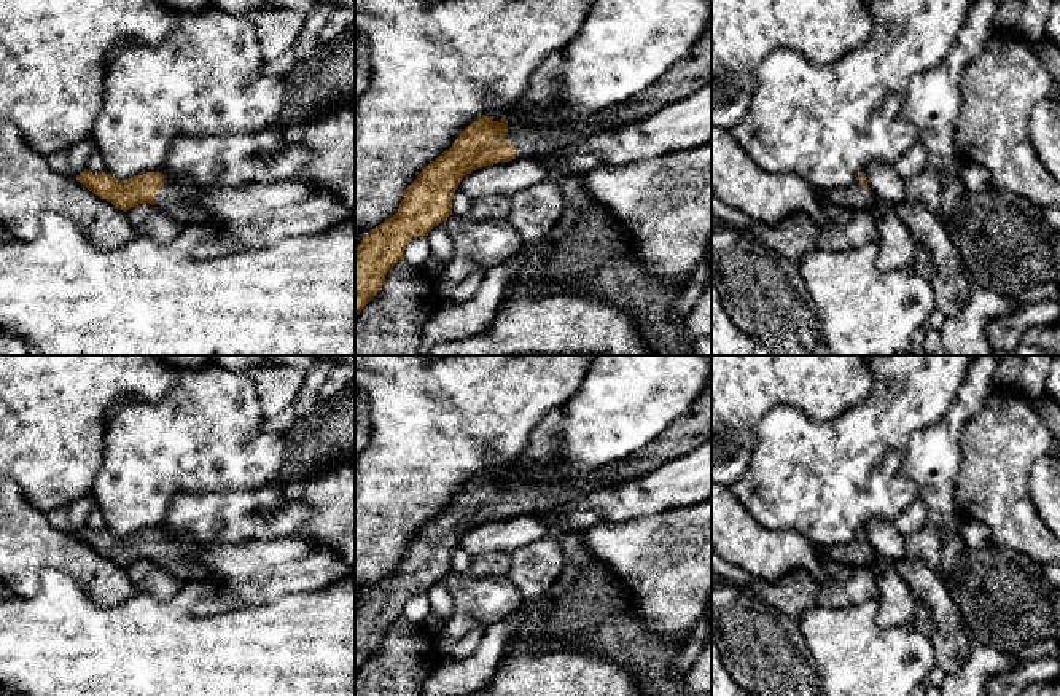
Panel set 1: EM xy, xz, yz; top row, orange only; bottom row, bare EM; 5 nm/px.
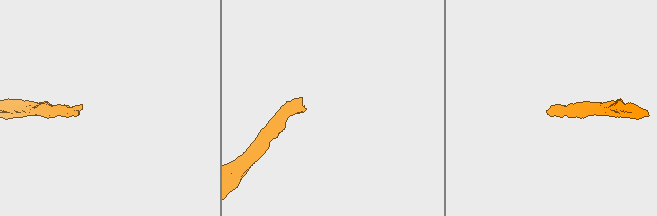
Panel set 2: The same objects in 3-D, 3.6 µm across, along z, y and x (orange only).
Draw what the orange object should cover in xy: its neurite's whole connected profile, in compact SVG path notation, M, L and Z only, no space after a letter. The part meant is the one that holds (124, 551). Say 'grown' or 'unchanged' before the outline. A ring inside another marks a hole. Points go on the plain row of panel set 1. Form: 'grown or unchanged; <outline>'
grown; M88 526L76 537L123 569L138 561L151 561L181 581L205 577L205 569L196 561L201 545L189 537L177 537L162 529L116 537L108 529L94 530Z

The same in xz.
grown; M711 374L699 400L683 416L657 440L625 459L587 473L555 476L543 483L520 476L508 478L505 473L500 478L487 471L476 476L460 489L449 506L422 526L417 535L406 545L398 569L363 592L361 600L355 605L355 674L382 647L387 628L404 615L406 602L415 594L428 592L435 583L452 572L452 551L466 530L485 522L509 519L516 514L554 511L557 506L590 492L648 476L662 463L684 456L707 441L711 441Z

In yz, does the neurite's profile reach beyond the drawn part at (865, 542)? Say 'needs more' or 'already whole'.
needs more

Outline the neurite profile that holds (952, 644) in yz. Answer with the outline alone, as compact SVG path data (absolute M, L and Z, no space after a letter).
M902 557L888 564L907 581L933 615L936 634L931 640L936 647L936 667L945 675L960 672L969 659L971 639L965 632L949 588L939 573L920 559Z

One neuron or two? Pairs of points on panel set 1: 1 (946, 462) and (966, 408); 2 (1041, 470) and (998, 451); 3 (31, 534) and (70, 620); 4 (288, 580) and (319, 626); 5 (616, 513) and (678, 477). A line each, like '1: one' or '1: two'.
1: one
2: two
3: two
4: two
5: one

